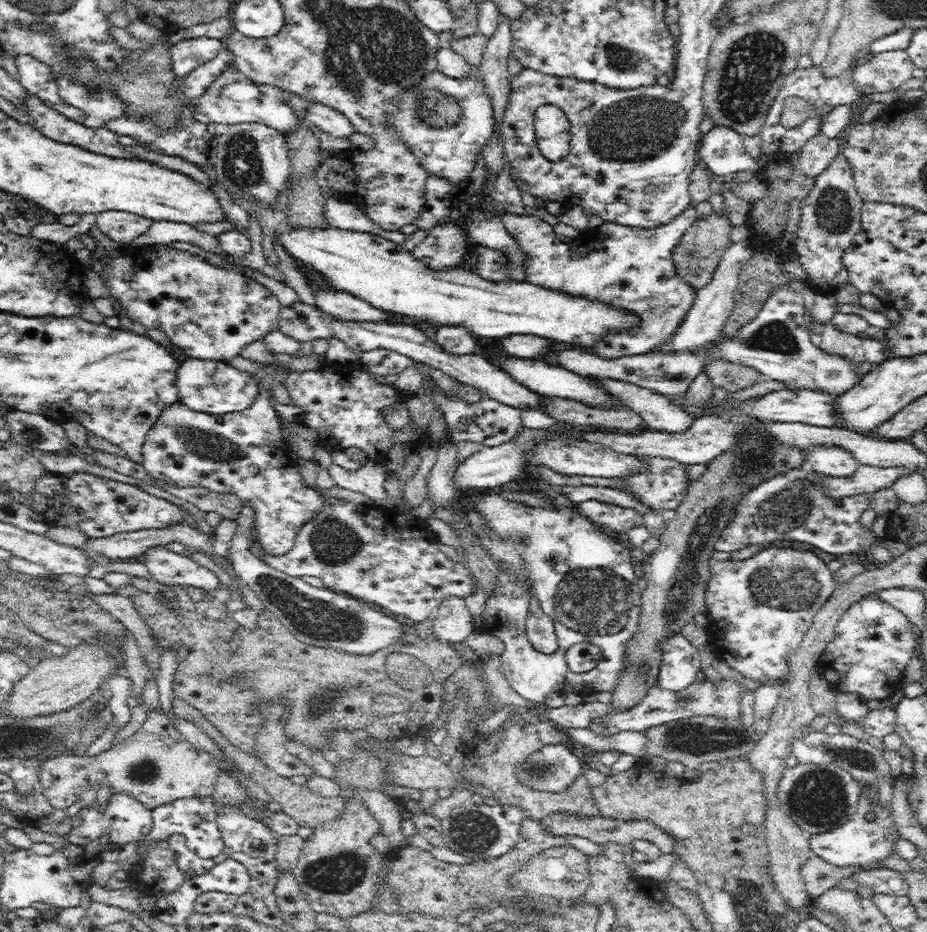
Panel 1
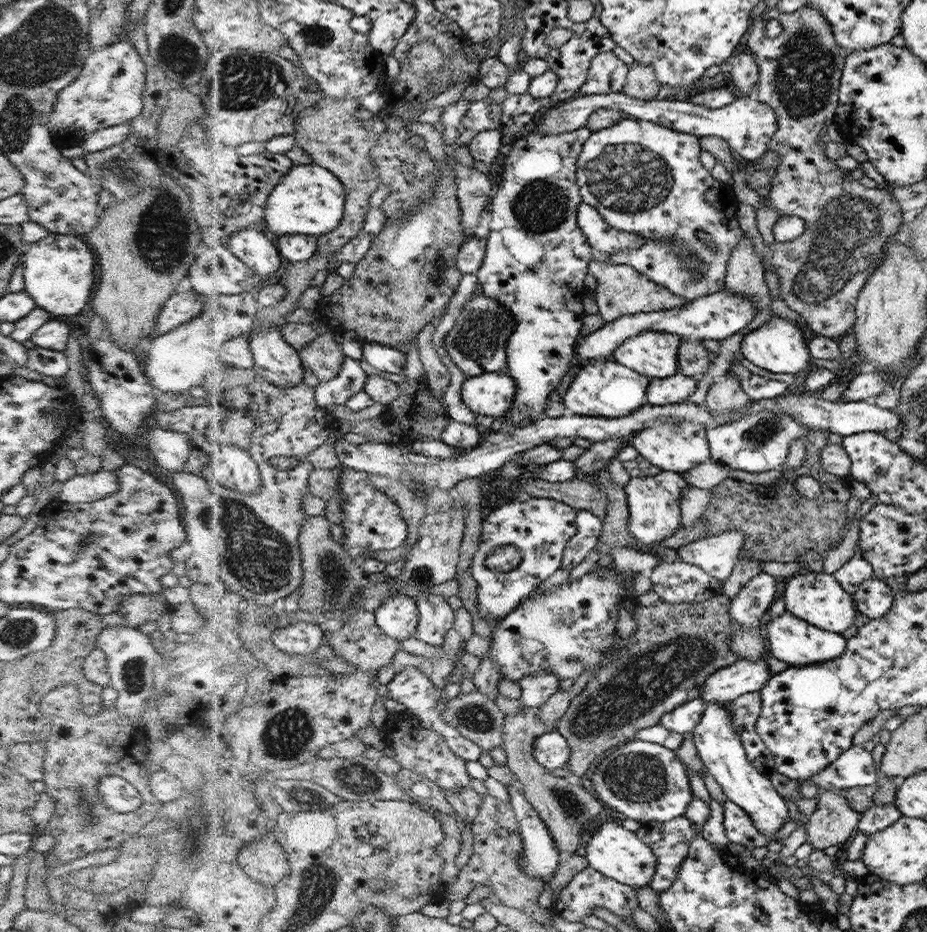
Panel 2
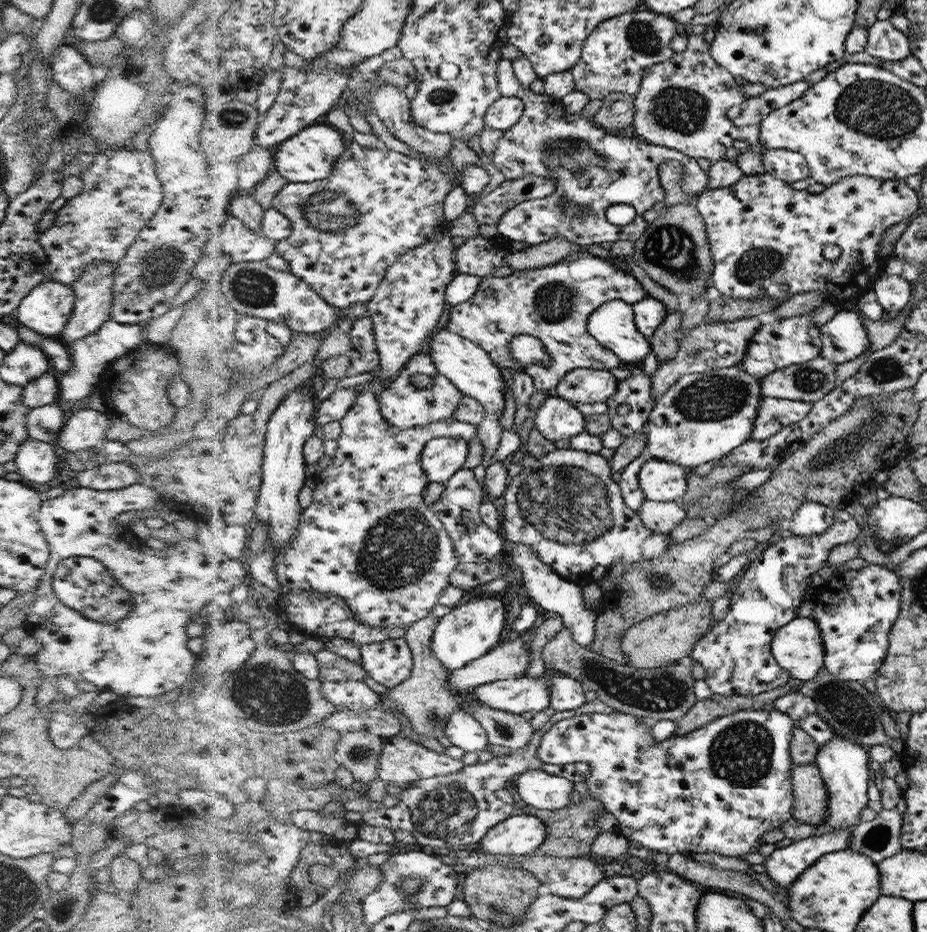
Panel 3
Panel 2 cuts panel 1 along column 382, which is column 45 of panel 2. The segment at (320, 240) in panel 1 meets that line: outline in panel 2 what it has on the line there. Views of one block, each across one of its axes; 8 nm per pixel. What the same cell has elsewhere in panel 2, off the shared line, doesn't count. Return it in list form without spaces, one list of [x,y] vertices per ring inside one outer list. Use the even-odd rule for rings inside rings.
[[[52,233],[31,243],[21,256],[24,290],[31,296],[36,307],[48,311],[52,317],[74,316],[87,306],[94,286],[94,264],[97,257],[85,238],[77,235]]]

